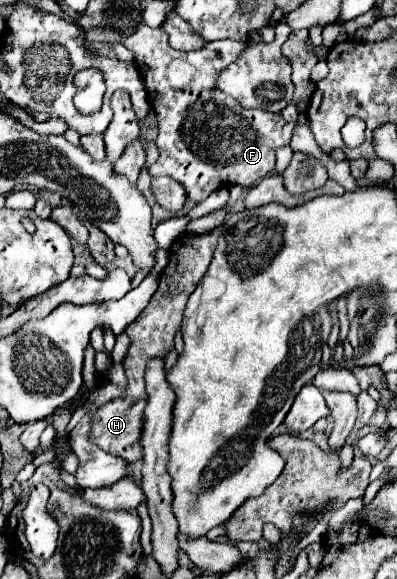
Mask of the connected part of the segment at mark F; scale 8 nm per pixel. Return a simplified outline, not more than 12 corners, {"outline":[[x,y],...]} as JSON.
{"outline":[[144,25],[136,55],[158,117],[152,177],[200,203],[252,187],[296,123],[216,87],[246,43],[176,51]]}

